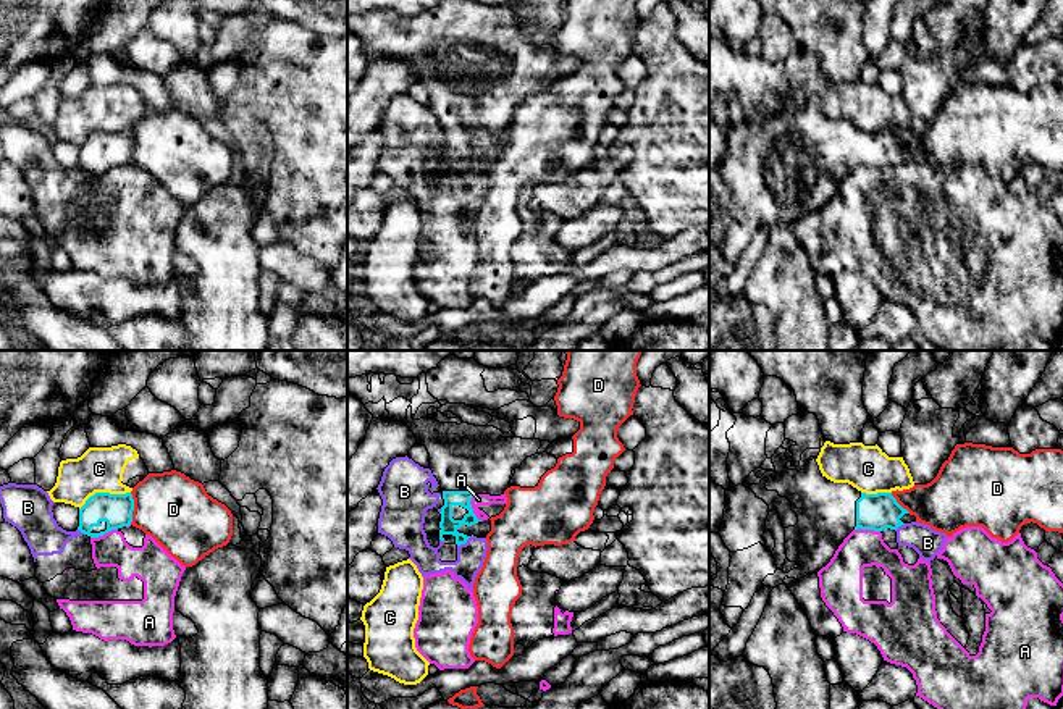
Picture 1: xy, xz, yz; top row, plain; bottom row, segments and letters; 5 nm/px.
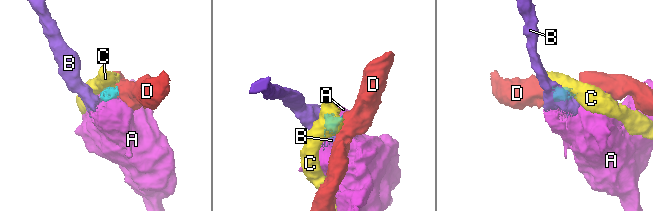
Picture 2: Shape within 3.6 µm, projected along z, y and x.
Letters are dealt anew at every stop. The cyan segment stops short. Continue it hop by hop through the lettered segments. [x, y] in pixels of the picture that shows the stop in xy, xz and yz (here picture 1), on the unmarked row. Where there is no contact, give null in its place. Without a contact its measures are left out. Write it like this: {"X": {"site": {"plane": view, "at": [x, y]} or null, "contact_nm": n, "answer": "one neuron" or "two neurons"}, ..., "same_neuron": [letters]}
{"A": {"site": {"plane": "xz", "at": [472, 147]}, "contact_nm": 140, "answer": "two neurons"}, "B": {"site": {"plane": "xz", "at": [464, 181]}, "contact_nm": 100, "answer": "two neurons"}, "C": {"site": {"plane": "xy", "at": [104, 131]}, "contact_nm": 280, "answer": "two neurons"}, "D": {"site": {"plane": "xy", "at": [133, 147]}, "contact_nm": 160, "answer": "two neurons"}, "same_neuron": []}

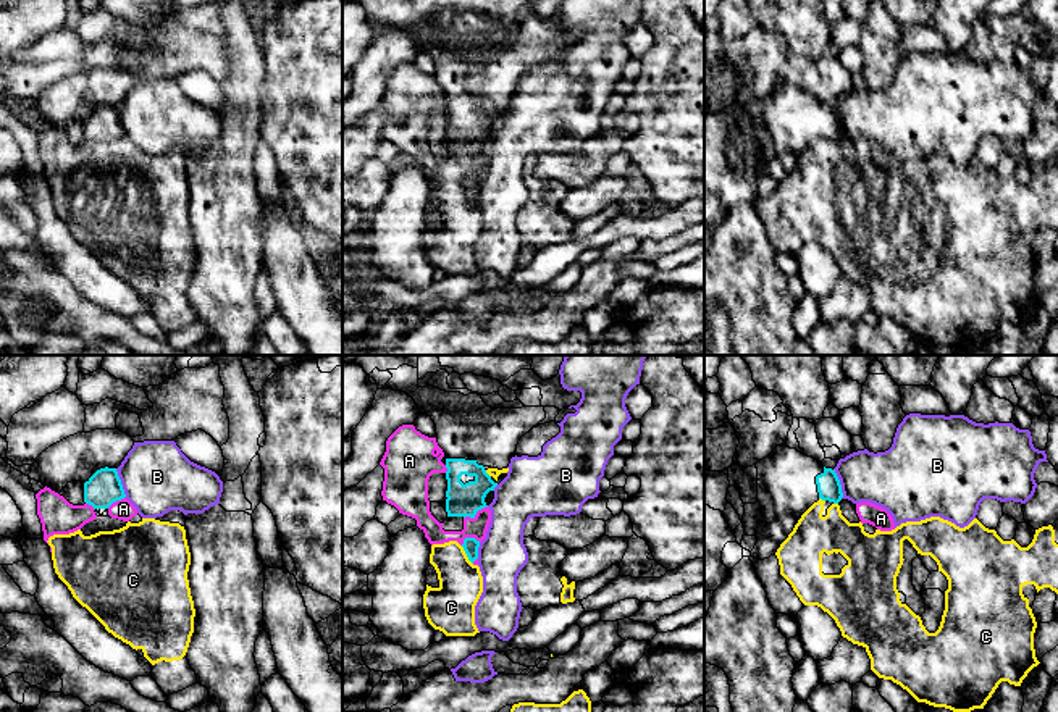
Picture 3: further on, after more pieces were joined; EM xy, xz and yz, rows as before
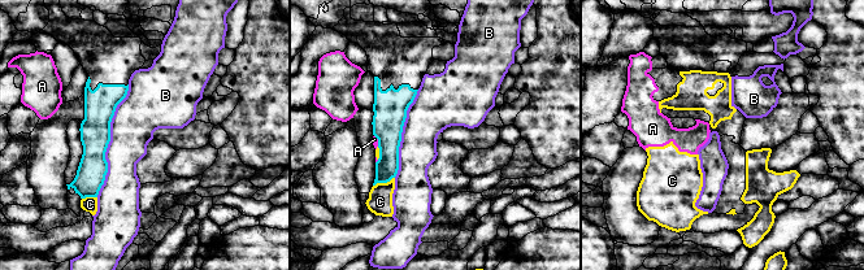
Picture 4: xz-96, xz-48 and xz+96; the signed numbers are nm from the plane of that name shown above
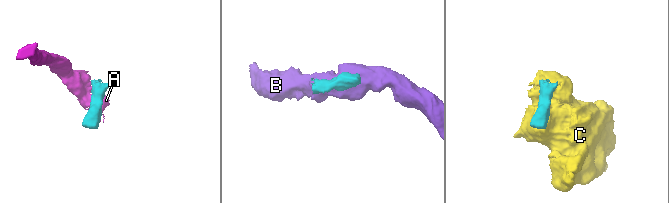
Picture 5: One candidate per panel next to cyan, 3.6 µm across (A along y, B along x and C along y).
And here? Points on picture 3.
{"A": {"site": {"plane": "xz", "at": [475, 152]}, "contact_nm": 140, "answer": "two neurons"}, "B": {"site": {"plane": "yz", "at": [839, 121]}, "contact_nm": 160, "answer": "two neurons"}, "C": {"site": {"plane": "xz", "at": [467, 194]}, "contact_nm": 110, "answer": "two neurons"}, "same_neuron": []}

